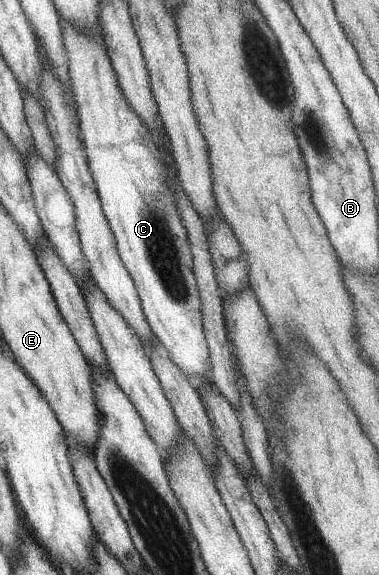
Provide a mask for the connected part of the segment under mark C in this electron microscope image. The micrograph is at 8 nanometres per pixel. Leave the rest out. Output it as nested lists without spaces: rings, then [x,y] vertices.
[[[61,20],[63,45],[69,59],[69,79],[73,97],[77,103],[78,125],[88,167],[96,183],[103,215],[113,233],[119,258],[134,282],[143,316],[155,339],[169,353],[170,359],[188,376],[190,383],[199,388],[213,386],[208,377],[206,362],[209,358],[208,344],[202,325],[201,301],[193,272],[194,258],[188,234],[180,219],[176,201],[170,192],[170,183],[165,179],[165,165],[161,151],[149,131],[149,127],[127,105],[117,75],[107,57],[100,35],[89,35],[77,29],[73,23]]]

